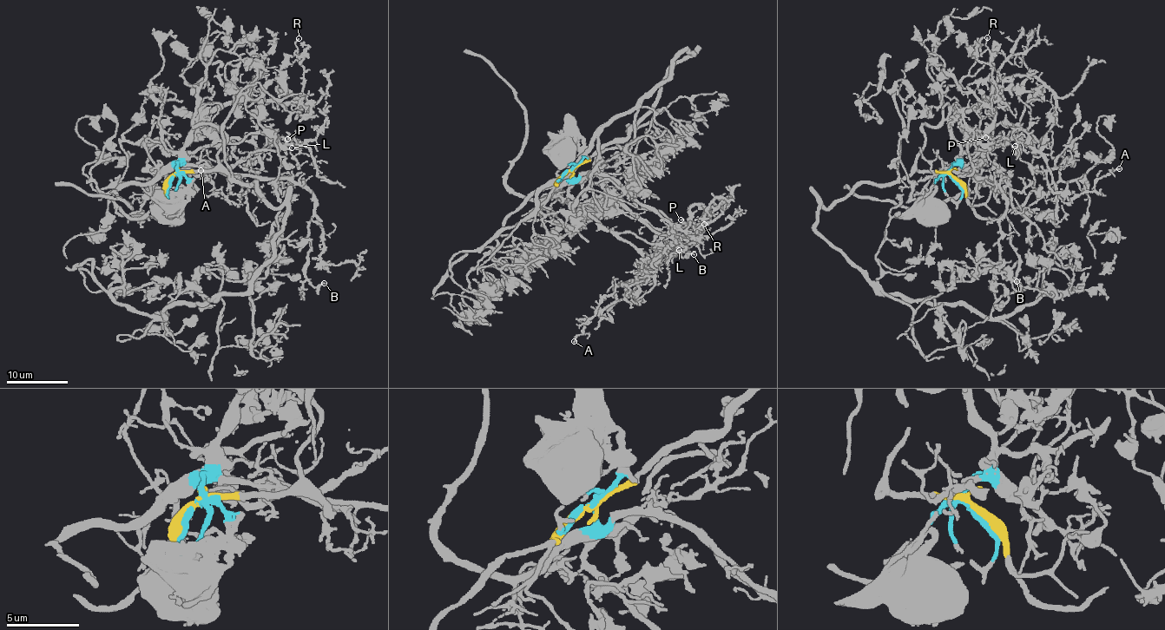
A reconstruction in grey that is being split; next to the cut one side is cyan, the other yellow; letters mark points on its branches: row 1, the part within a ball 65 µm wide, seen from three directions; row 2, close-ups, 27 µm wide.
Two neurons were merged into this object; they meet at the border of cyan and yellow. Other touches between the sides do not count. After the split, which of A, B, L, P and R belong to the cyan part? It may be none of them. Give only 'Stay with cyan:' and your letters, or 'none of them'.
Stay with cyan: A, B, L, P, R

